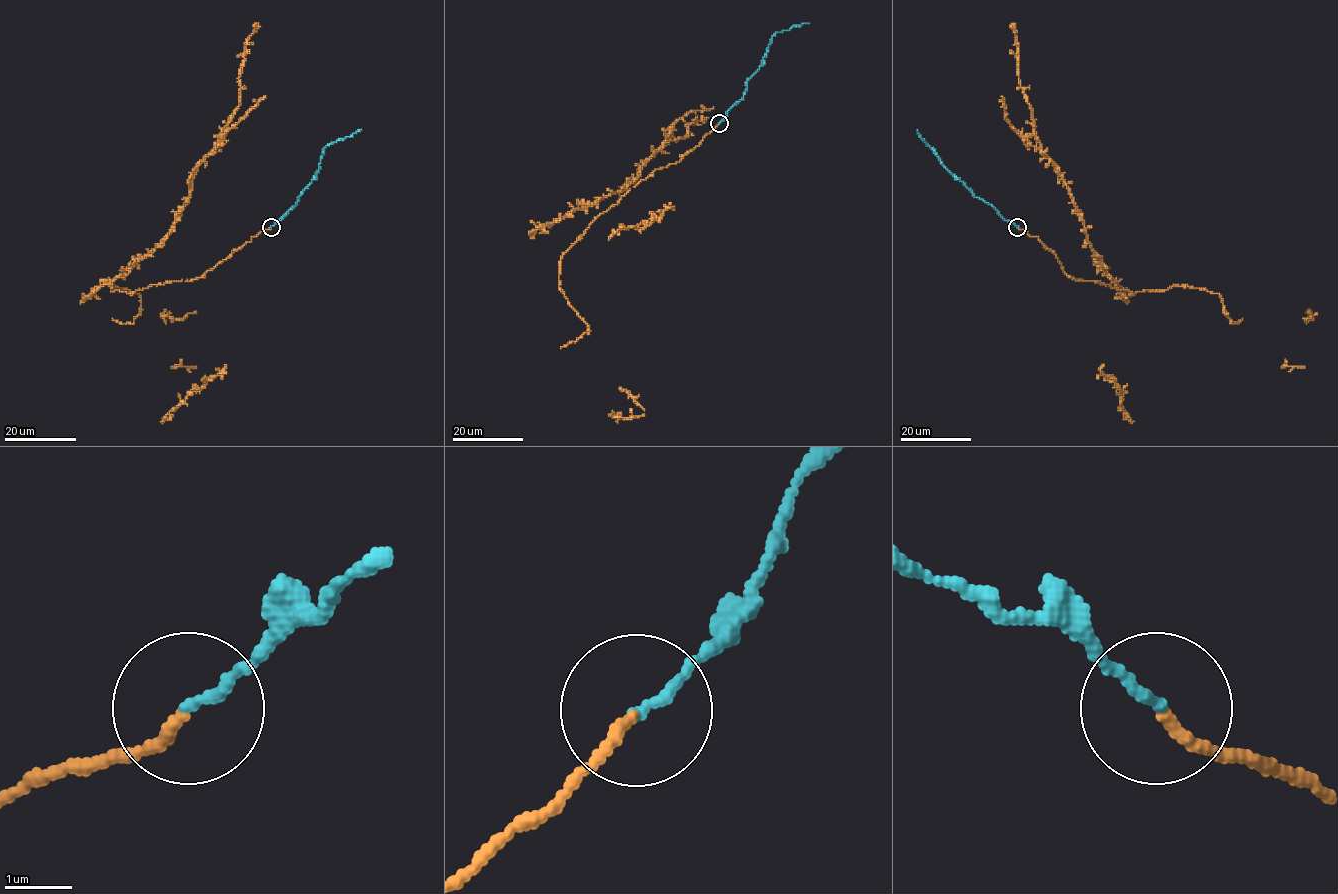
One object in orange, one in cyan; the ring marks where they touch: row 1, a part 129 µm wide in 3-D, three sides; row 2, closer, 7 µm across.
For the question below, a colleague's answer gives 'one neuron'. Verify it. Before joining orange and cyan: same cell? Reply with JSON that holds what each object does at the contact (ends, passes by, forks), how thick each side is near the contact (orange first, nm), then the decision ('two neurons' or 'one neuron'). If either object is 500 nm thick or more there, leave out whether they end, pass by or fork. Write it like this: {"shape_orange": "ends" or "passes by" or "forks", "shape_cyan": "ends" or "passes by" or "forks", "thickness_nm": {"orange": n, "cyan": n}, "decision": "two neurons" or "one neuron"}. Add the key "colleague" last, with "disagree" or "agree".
{"shape_orange": "ends", "shape_cyan": "ends", "thickness_nm": {"orange": 150, "cyan": 150}, "decision": "two neurons", "colleague": "disagree"}

